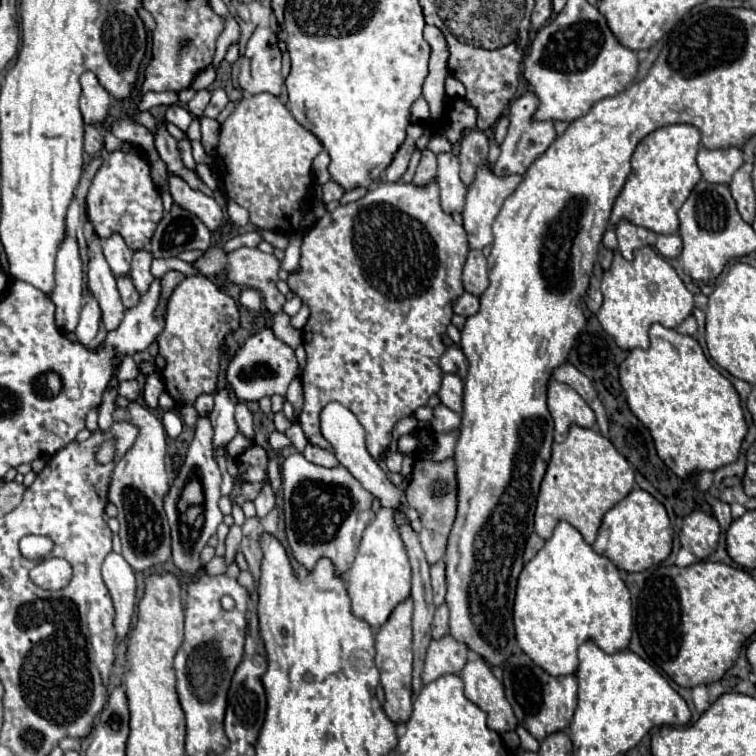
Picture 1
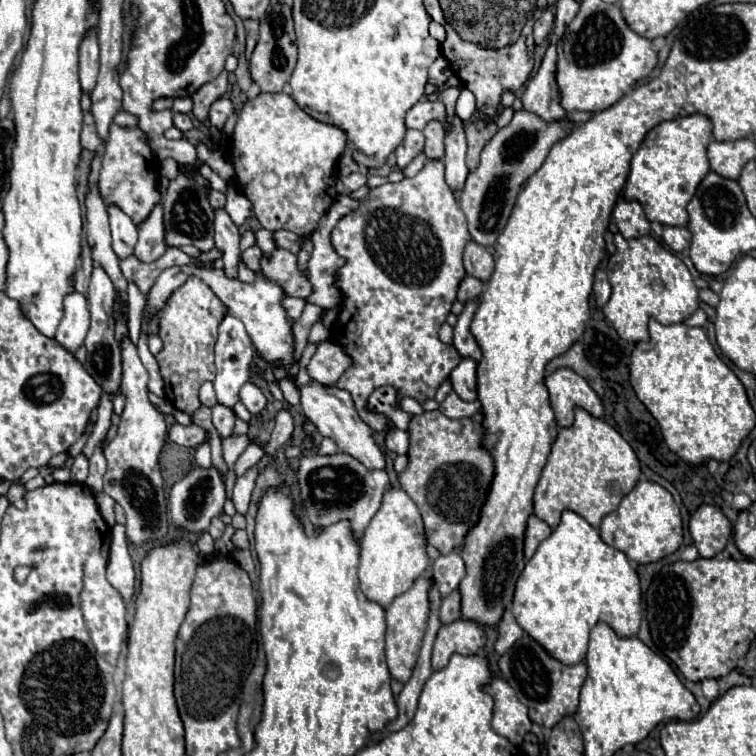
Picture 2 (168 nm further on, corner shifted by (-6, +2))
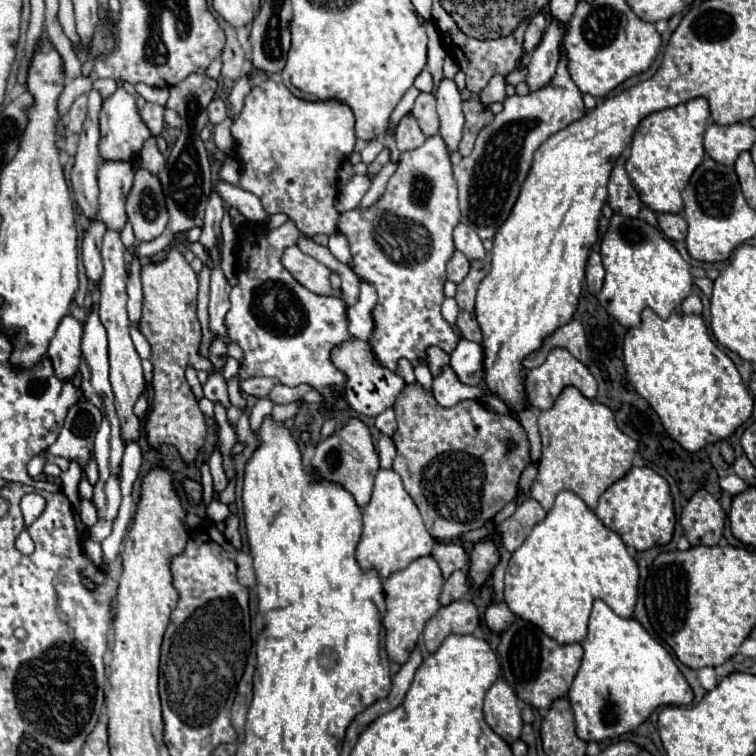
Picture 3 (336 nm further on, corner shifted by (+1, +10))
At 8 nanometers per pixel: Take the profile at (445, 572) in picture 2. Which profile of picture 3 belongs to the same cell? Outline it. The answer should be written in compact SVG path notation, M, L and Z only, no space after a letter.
M447 542L447 544L437 544L431 552L435 562L441 568L441 576L447 580L455 570L465 570L467 568L467 552L461 542Z

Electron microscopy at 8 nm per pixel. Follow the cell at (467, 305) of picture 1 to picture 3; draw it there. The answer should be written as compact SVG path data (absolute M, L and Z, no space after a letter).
M455 252L453 258L449 260L447 264L447 278L455 284L463 282L463 278L469 274L469 260L461 254L461 252Z

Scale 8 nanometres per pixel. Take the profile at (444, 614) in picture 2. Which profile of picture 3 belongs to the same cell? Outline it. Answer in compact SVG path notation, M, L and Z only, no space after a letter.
M457 570L453 572L445 584L443 584L443 590L441 590L441 596L439 596L439 602L441 606L447 606L455 600L461 600L463 596L469 594L469 582L467 582L467 574L463 570Z

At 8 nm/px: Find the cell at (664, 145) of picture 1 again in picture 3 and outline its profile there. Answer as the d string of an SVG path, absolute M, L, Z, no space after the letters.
M693 98L675 108L649 114L635 130L625 170L637 190L643 206L653 212L677 214L683 210L681 192L693 170L703 162L703 134L709 124L709 104L705 98Z

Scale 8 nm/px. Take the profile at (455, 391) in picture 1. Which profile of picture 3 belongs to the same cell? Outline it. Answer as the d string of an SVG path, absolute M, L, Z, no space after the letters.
M461 338L457 348L451 352L449 366L463 384L479 386L483 380L483 348L477 342Z

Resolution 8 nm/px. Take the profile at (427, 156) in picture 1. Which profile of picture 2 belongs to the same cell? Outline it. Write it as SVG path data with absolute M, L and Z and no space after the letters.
M438 120L428 122L424 128L424 136L426 136L426 146L424 146L426 156L432 160L442 158L444 156L444 124Z

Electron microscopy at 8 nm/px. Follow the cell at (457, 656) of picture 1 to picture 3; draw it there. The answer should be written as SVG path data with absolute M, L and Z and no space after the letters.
M471 600L441 606L439 612L425 624L423 630L425 648L429 654L433 654L447 636L473 634L477 626L479 626L479 612Z

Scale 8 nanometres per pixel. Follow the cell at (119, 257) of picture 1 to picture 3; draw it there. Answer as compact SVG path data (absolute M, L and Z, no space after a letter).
M101 162L99 168L99 220L115 232L127 224L125 200L133 186L135 166L131 162Z

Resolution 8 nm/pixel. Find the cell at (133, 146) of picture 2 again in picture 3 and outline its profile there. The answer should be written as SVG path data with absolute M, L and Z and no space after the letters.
M119 86L113 96L109 96L109 98L103 100L103 108L101 108L101 114L99 114L99 122L101 122L99 154L101 154L103 160L131 162L133 158L139 156L145 140L151 138L149 128L145 126L145 122L141 120L139 112L137 112L135 98L123 86Z

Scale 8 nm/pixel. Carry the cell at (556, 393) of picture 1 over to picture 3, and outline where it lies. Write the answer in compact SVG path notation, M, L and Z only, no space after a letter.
M555 348L553 352L549 352L547 360L539 368L529 370L525 376L525 388L527 388L529 404L537 410L549 410L555 404L555 400L559 398L561 390L567 386L575 386L589 400L593 400L597 394L597 382L591 376L591 372L563 348Z

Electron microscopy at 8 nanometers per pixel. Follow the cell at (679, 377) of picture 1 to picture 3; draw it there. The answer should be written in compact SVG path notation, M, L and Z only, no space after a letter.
M645 308L641 312L641 326L629 328L625 336L623 360L629 382L657 412L665 432L687 452L697 452L705 448L705 444L715 444L723 438L729 438L753 412L753 398L741 382L735 364L709 338L701 316L685 316L681 312L673 312L667 320L663 320L651 308Z

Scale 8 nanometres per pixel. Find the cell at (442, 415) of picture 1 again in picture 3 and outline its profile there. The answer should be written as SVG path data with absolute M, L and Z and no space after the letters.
M445 366L441 376L433 380L433 398L445 408L451 408L463 400L477 400L479 396L483 396L483 390L461 384L449 366Z

